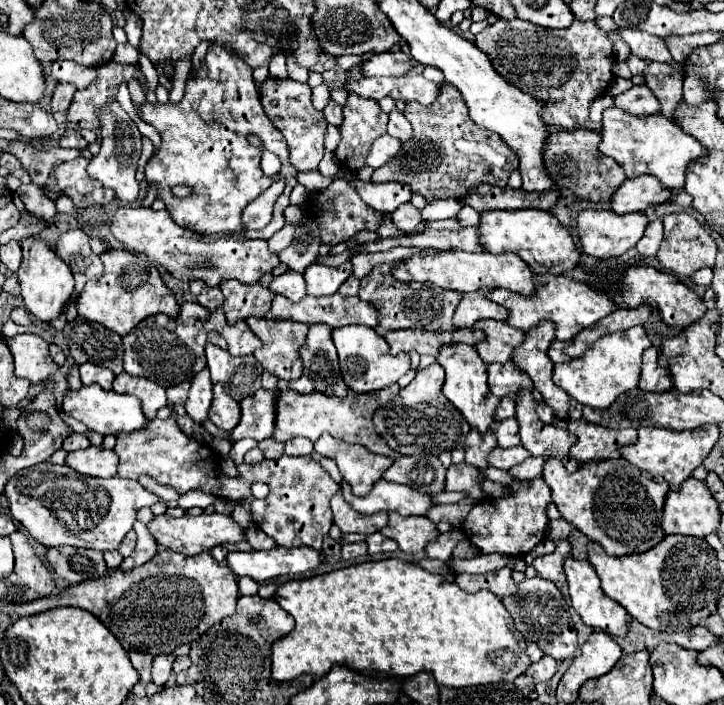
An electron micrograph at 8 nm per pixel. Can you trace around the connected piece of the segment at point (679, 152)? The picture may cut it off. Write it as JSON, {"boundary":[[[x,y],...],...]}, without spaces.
{"boundary":[[[606,109],[604,111],[604,117],[602,117],[602,143],[600,143],[600,153],[608,153],[610,157],[614,157],[626,171],[626,177],[628,173],[650,173],[654,177],[660,179],[662,187],[672,191],[674,197],[680,195],[684,191],[684,183],[686,183],[686,167],[690,161],[694,159],[700,159],[704,157],[704,147],[688,133],[684,133],[676,123],[668,121],[664,115],[652,115],[652,117],[632,117],[630,113],[624,113],[622,109]]]}

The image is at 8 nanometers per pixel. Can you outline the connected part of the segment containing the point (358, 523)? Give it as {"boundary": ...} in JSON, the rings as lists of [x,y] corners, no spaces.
{"boundary":[[[338,491],[332,497],[332,513],[334,513],[334,523],[340,527],[342,533],[370,535],[370,533],[380,531],[388,523],[388,513],[384,513],[384,511],[378,513],[378,525],[374,523],[374,517],[372,515],[362,515],[358,511],[354,511],[348,505],[348,501],[344,499],[342,491]]]}

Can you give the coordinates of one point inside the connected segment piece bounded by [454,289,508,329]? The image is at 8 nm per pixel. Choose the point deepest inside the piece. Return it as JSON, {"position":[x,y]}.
{"position":[475,306]}

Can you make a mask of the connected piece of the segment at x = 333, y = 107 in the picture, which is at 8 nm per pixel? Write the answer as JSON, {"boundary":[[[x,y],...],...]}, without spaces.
{"boundary":[[[330,101],[322,113],[324,113],[326,121],[328,121],[330,125],[334,125],[334,127],[340,127],[342,121],[344,121],[344,117],[342,117],[342,107],[336,105],[334,101]]]}

